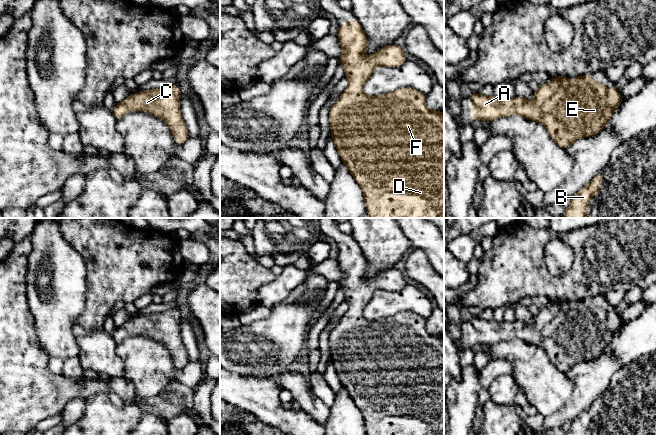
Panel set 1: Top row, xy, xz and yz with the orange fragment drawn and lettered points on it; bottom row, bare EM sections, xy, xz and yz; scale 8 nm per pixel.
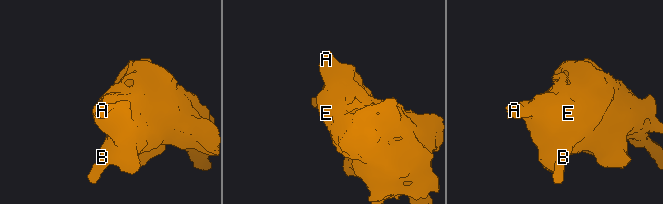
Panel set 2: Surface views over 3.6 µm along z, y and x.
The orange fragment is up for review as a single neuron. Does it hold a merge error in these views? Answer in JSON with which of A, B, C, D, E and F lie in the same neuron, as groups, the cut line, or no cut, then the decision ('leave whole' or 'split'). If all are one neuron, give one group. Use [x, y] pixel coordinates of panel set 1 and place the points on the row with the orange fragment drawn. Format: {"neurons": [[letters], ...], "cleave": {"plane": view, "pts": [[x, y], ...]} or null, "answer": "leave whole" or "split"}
{"neurons": [["A", "B", "C", "D", "E", "F"]], "cleave": null, "answer": "leave whole"}

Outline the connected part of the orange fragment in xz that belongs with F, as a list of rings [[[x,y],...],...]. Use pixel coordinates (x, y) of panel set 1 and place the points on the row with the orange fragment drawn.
[[[353,19],[349,23],[339,25],[337,37],[338,42],[343,49],[343,52],[338,59],[344,66],[345,77],[348,79],[349,83],[345,91],[329,110],[331,138],[343,163],[347,166],[355,181],[362,189],[367,214],[371,218],[444,218],[444,112],[437,112],[429,109],[426,105],[425,95],[414,88],[400,88],[381,96],[366,95],[363,92],[363,86],[371,77],[373,70],[379,65],[388,67],[401,66],[407,60],[405,51],[402,47],[391,44],[379,49],[371,56],[365,56],[364,51],[368,44],[368,40],[360,23],[356,19]]]

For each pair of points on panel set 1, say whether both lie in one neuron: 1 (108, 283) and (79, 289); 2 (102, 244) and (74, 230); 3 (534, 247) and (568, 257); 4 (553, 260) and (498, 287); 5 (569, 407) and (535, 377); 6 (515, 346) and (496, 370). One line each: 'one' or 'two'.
1: two
2: one
3: two
4: two
5: two
6: two

